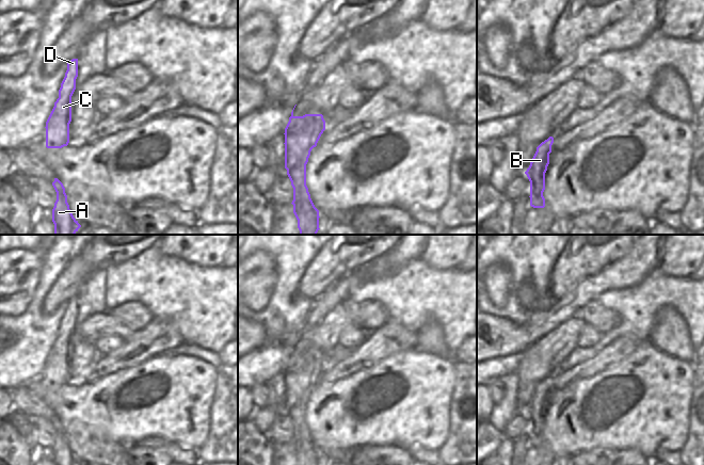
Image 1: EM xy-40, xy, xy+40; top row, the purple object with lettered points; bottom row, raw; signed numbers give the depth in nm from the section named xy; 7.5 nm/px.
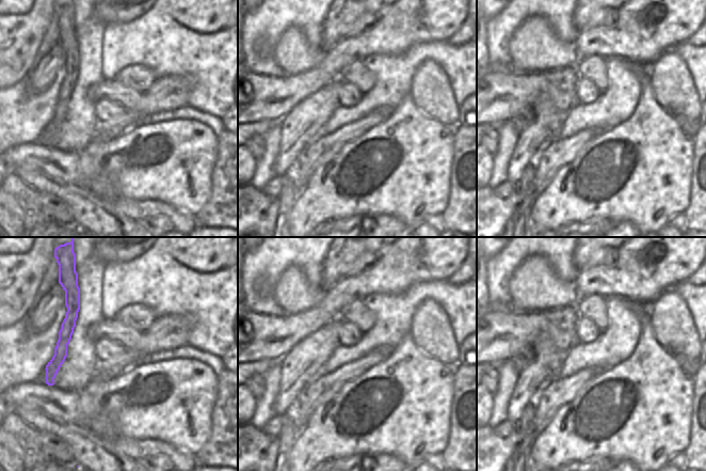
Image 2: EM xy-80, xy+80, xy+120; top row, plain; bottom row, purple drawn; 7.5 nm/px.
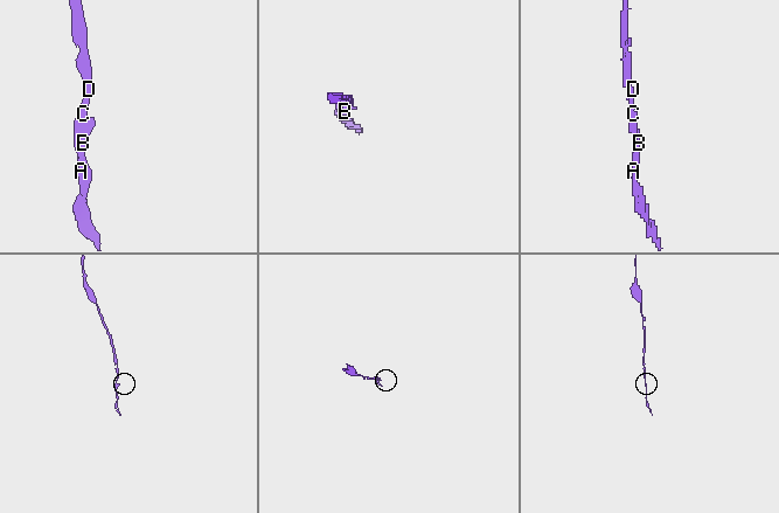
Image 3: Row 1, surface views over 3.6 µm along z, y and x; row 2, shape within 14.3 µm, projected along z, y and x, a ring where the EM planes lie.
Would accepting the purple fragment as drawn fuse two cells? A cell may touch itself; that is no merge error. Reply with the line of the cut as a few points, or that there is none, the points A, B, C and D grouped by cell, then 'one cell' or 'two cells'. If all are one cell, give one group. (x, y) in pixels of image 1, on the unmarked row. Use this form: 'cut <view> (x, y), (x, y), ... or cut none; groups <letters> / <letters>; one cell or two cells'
cut none; groups A B C D; one cell

